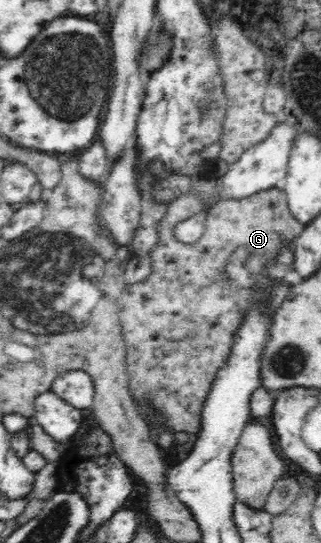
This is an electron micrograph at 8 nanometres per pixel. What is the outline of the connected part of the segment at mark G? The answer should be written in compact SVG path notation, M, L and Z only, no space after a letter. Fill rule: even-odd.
M281 185L256 192L246 198L238 198L238 200L218 198L218 202L208 204L208 206L205 206L195 195L186 194L178 196L176 200L168 204L168 211L166 211L160 223L158 227L157 246L150 251L153 271L150 272L149 278L145 281L127 286L127 289L119 300L119 324L124 343L126 343L129 391L135 402L147 400L159 414L163 414L165 426L167 426L169 430L173 430L173 432L198 433L201 427L201 410L203 409L205 398L213 386L214 379L216 379L217 370L230 356L231 346L234 344L235 332L243 321L247 310L257 301L255 297L259 292L257 288L254 288L253 277L256 277L256 280L260 280L258 284L260 284L260 288L264 288L264 282L266 282L266 280L264 280L264 277L266 277L264 269L266 265L273 262L284 243L293 242L296 237L300 236L305 226L302 225L300 221L296 220L294 215L290 212L288 199L286 199L286 193L283 191ZM198 213L205 214L205 230L202 232L201 239L198 239L196 243L180 243L178 239L175 239L175 226L179 224L179 221L186 220L186 218L197 215Z

